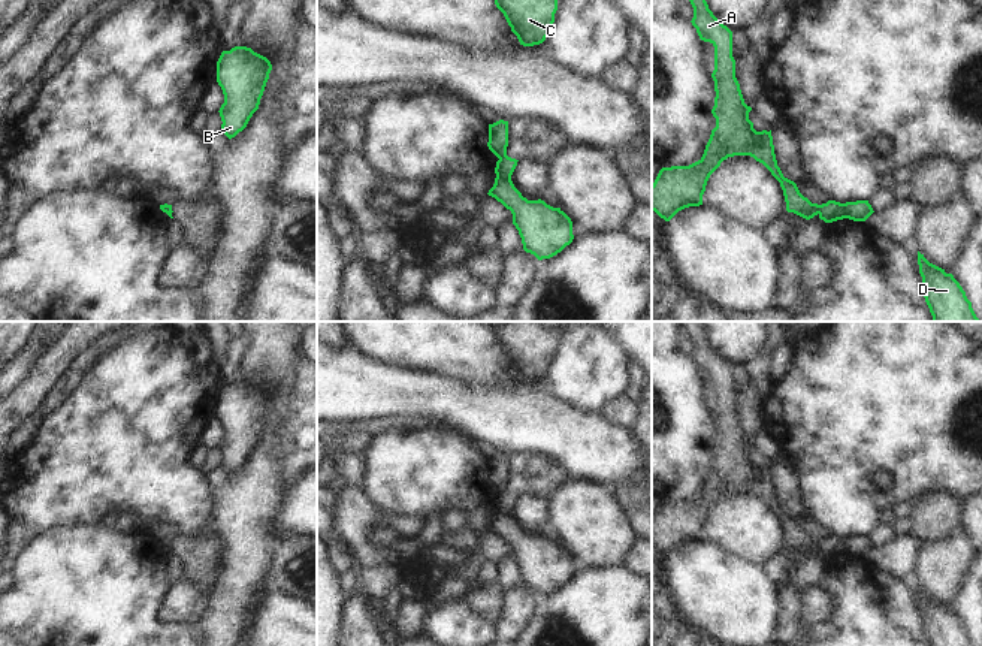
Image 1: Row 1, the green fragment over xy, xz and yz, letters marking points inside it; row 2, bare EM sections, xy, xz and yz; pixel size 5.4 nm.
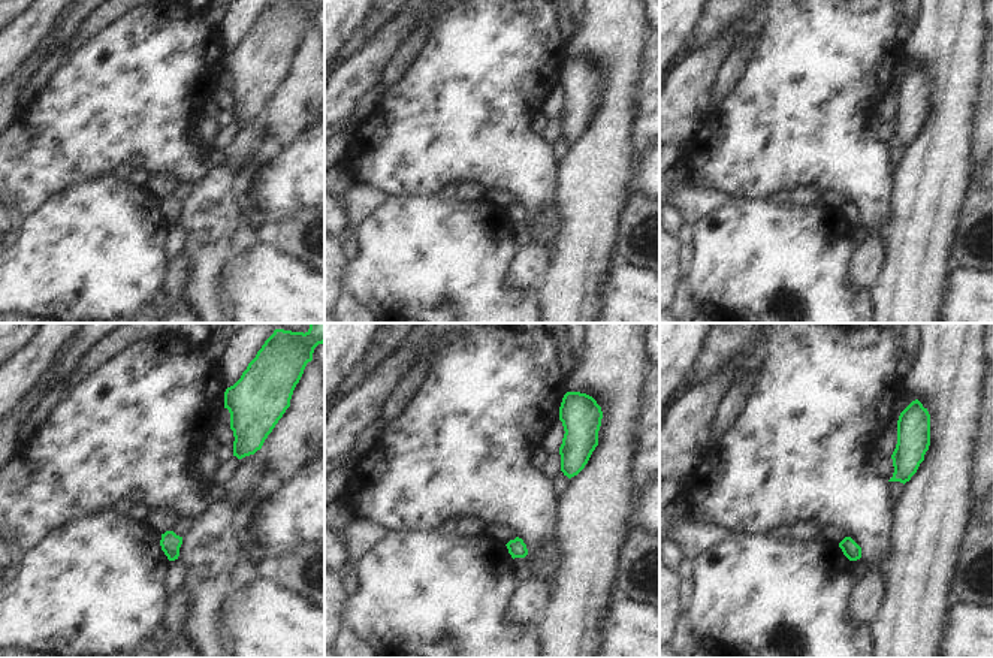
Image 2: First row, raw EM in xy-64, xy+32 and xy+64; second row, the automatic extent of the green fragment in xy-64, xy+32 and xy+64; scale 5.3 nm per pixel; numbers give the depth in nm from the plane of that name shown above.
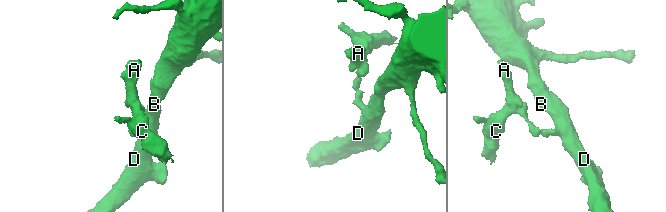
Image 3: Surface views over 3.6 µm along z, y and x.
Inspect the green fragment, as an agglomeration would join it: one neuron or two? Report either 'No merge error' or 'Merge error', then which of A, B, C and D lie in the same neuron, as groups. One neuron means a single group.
Merge error. Groups: A C / B D

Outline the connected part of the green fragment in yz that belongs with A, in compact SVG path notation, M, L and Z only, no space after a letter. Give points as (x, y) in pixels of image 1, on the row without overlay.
M704 329L691 332L692 360L701 375L714 381L714 441L716 462L711 465L702 492L689 501L662 502L652 519L652 546L670 556L679 546L702 540L710 510L723 495L734 490L750 490L762 498L780 517L786 546L806 555L819 549L819 540L804 532L797 519L783 511L777 501L771 465L756 467L749 455L750 441L744 438L735 413L732 392L732 366L708 344Z

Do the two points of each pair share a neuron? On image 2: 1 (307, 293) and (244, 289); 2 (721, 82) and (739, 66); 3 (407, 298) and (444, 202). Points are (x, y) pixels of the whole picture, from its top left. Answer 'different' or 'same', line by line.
1: same
2: same
3: same

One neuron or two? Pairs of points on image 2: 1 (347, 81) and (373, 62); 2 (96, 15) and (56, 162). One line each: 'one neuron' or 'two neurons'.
1: one neuron
2: two neurons

